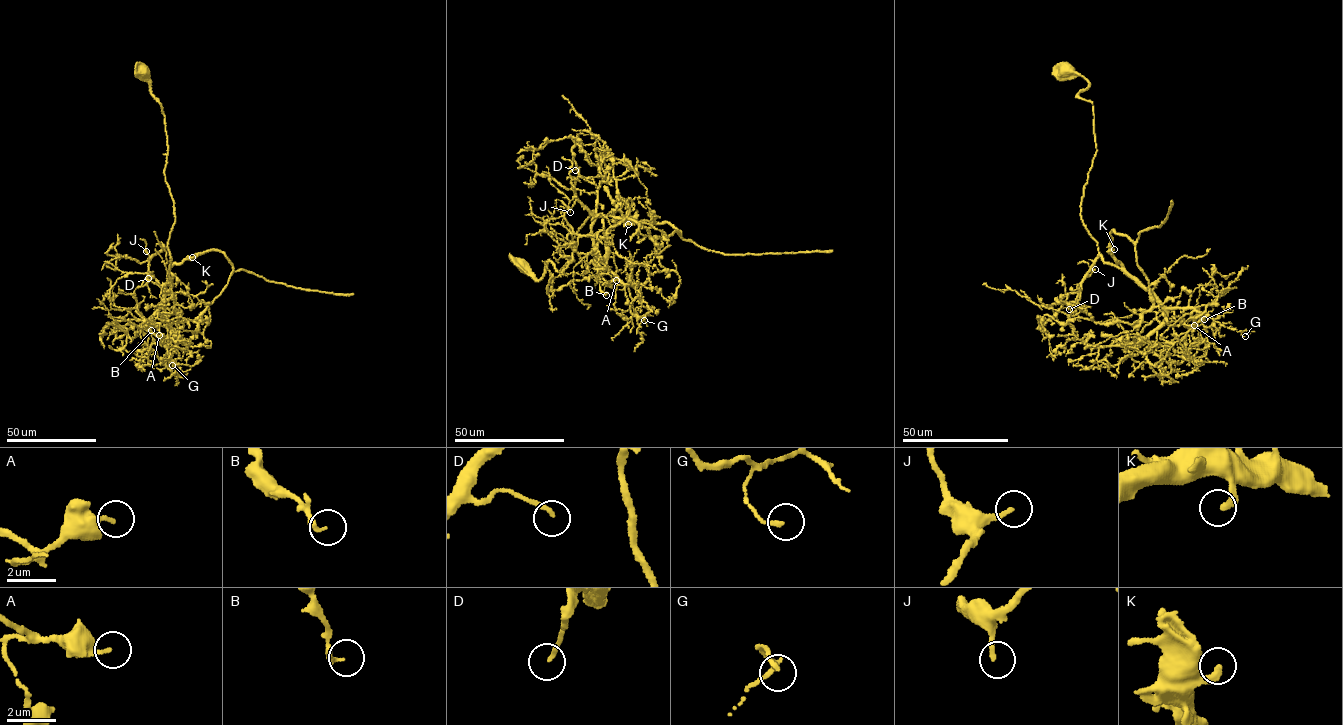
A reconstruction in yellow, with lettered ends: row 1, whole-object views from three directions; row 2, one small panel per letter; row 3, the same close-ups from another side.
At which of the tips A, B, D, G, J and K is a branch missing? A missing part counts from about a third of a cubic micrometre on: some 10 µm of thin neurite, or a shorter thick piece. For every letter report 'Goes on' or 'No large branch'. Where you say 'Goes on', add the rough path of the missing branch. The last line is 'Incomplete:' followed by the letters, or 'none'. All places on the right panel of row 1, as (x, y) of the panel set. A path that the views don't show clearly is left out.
A: No large branch
B: No large branch
D: No large branch
G: No large branch
J: No large branch
K: No large branch
Incomplete: none

